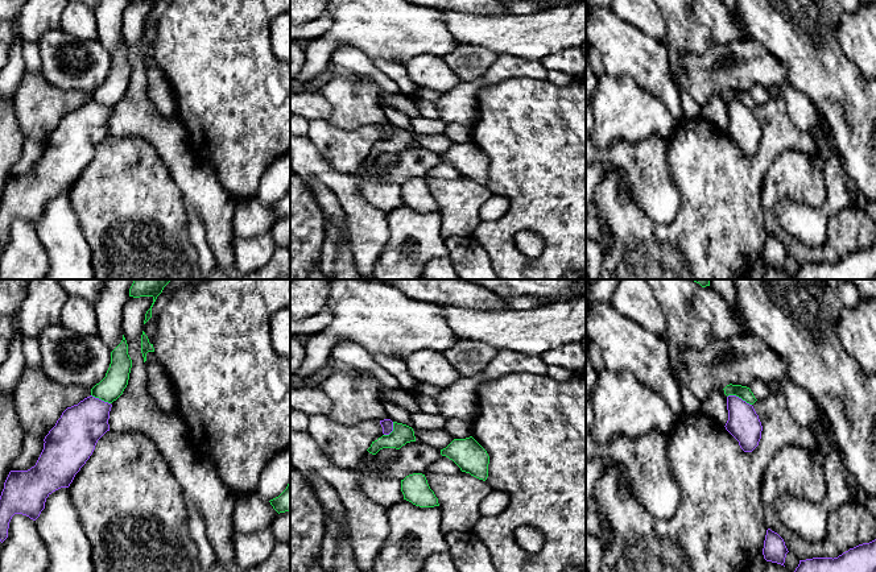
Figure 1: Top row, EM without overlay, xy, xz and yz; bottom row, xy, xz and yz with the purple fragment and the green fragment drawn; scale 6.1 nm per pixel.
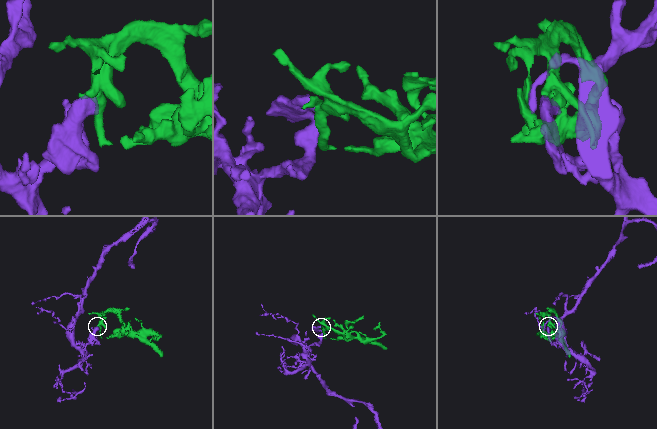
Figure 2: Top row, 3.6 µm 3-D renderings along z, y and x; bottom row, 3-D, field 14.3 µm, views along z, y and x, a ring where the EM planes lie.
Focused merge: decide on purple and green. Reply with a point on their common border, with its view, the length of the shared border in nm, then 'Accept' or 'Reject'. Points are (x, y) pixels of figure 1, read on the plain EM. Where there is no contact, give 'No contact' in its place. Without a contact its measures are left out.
Touches purple at yz (738, 102). Shared border 160 nm. Reject

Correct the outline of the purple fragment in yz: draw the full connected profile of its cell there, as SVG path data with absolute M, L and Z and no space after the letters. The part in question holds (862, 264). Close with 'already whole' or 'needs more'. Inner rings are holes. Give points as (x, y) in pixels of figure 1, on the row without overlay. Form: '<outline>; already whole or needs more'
M876 244L859 249L838 262L813 262L799 265L792 279L875 279Z; already whole

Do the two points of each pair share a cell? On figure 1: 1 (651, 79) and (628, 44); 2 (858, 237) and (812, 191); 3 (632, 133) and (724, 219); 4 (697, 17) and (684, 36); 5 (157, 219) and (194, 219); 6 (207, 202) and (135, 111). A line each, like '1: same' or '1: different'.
1: same
2: same
3: different
4: same
5: different
6: same

